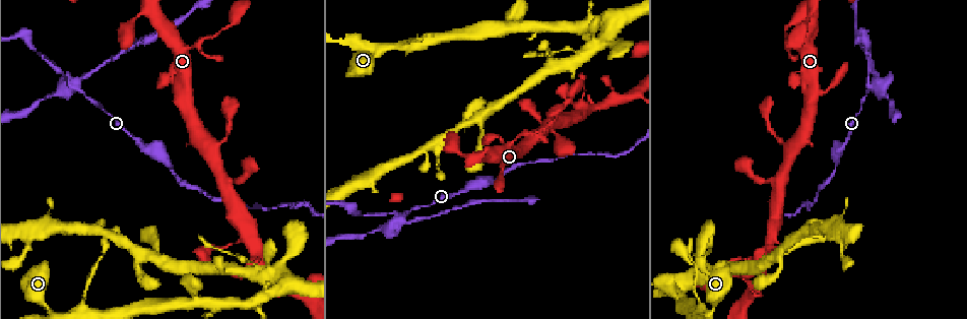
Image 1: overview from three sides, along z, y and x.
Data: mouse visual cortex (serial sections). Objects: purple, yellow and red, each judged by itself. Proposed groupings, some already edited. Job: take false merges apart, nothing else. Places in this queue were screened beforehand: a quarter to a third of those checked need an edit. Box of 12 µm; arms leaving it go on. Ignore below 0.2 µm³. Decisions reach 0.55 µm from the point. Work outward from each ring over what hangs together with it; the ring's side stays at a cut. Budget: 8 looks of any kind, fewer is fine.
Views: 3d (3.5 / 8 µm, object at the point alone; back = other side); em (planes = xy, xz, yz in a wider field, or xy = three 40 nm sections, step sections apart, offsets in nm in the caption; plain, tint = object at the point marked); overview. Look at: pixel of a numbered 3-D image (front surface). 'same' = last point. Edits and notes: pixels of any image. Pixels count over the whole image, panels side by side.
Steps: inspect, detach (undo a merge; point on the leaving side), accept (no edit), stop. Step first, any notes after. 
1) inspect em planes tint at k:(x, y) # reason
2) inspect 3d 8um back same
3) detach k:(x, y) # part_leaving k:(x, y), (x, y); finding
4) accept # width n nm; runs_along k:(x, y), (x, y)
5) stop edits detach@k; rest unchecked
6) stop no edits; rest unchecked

inspect 3d 3.5um at 1:(72, 86) # thin neck

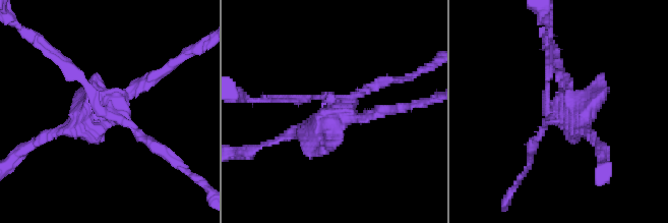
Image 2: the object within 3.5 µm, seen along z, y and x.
inspect em xy step 5 tint at 2:(112, 106)

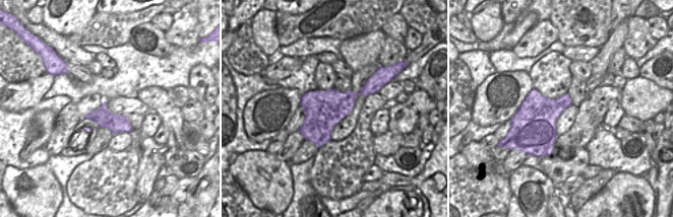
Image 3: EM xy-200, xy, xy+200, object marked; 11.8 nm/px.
detach 2:(312, 131) # part_leaving 2:(340, 109), (317, 127), (255, 148); two cells meet here

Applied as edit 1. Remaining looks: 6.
inspect 3d 3.5um at 1:(148, 11) # looks like a crossing

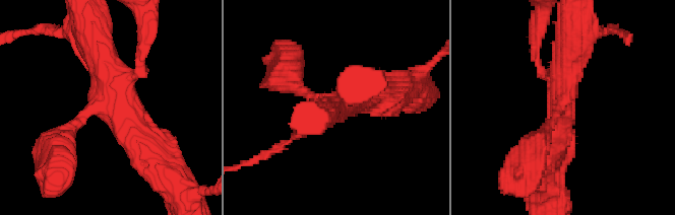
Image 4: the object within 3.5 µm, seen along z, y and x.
inspect em xy step 1 tint at 4:(563, 105) # arms 4; arm_widths 150, 200, 350, 450 nm; now the EM

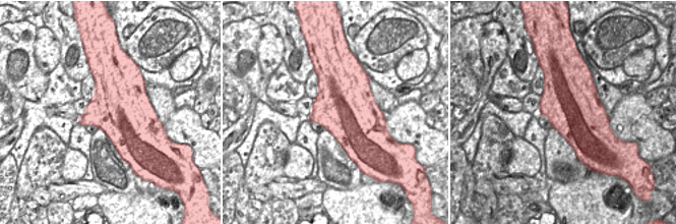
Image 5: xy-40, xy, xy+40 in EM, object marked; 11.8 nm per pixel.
accept # runs_along 4:(386, 94), (333, 104), (286, 79); continuous, no second cell

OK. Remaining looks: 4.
inspect 3d 3.5um at 1:(519, 135) # sudden change in width

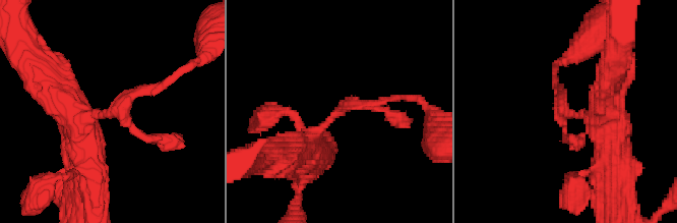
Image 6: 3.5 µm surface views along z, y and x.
inspect em xy step 5 tint at 6:(342, 110)

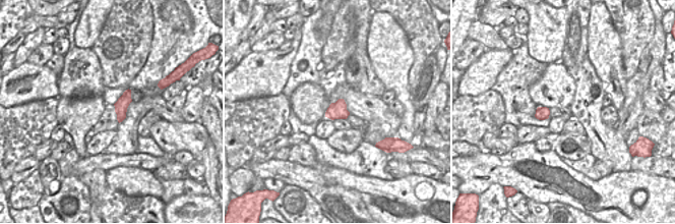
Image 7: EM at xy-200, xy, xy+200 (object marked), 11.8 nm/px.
accept # runs_along 6:(83, 149), (79, 120), (171, 76); all the same cell

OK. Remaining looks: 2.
stop edits detach@2; rest unchecked

